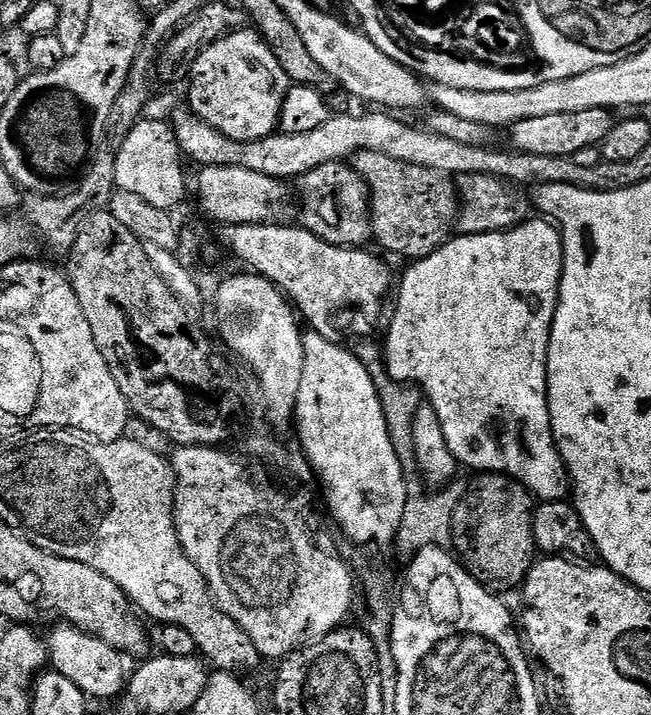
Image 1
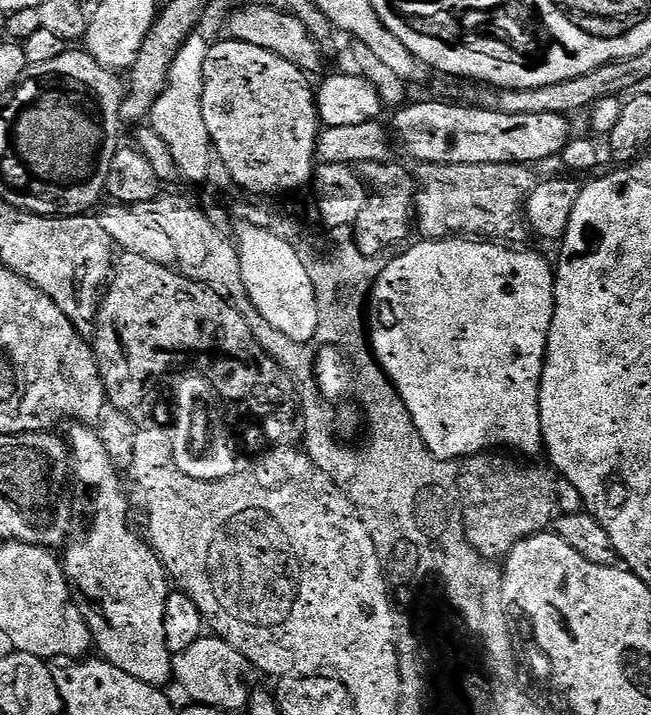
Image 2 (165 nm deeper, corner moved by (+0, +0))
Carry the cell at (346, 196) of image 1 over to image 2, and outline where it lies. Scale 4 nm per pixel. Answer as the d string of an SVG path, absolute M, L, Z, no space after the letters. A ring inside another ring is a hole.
M383 160L359 165L359 176L374 193L368 207L354 225L355 242L358 250L364 255L382 255L395 243L407 241L408 231L411 228L413 231L416 214L416 182L411 171L407 172L402 165L396 163L392 160Z

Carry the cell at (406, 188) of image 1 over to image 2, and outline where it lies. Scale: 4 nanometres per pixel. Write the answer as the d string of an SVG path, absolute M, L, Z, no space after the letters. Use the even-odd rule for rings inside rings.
M422 164L415 169L414 179L416 182L416 214L415 223L420 228L420 236L430 240L447 240L452 237L479 238L485 242L504 242L515 232L526 228L526 205L530 193L535 190L538 183L538 176L535 176L531 167L522 164Z

